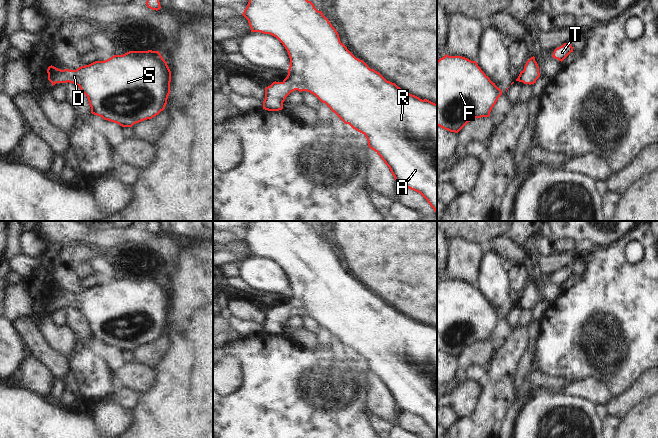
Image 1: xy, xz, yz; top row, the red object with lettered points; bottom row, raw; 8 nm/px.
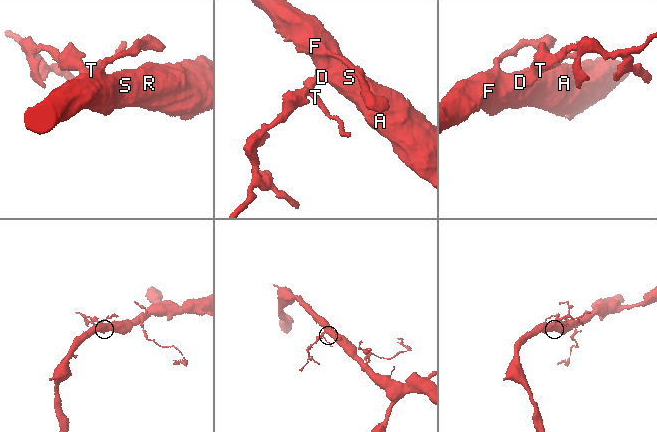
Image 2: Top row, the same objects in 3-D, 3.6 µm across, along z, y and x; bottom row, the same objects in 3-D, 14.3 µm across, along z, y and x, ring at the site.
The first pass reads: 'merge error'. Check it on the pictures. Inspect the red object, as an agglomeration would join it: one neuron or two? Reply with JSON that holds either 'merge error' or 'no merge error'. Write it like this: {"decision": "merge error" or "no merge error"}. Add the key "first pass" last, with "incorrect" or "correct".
{"decision": "no merge error", "first pass": "incorrect"}

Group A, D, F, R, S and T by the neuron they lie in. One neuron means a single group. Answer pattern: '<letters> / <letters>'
A D F R S T

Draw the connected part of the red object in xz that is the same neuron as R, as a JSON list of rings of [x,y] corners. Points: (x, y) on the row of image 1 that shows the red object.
[[[249,0],[247,7],[242,14],[249,23],[251,32],[261,32],[276,37],[285,47],[290,58],[288,75],[282,82],[273,82],[265,88],[265,99],[263,109],[268,111],[279,111],[283,109],[283,102],[293,91],[307,91],[315,95],[322,103],[325,103],[345,124],[349,124],[353,129],[365,135],[370,149],[374,150],[385,164],[389,167],[396,183],[402,187],[409,188],[420,193],[437,213],[437,104],[420,99],[398,87],[395,83],[387,81],[379,72],[370,69],[363,61],[356,58],[347,47],[340,41],[339,34],[329,20],[318,11],[314,4],[308,0]]]

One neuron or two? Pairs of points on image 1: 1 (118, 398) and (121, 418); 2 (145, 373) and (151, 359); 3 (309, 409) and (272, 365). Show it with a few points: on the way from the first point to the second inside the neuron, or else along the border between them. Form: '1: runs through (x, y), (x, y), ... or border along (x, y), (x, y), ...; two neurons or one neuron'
1: border along (109, 399), (131, 409); two neurons
2: border along (132, 360), (151, 368); two neurons
3: runs through (298, 398), (282, 382), (279, 376); one neuron

